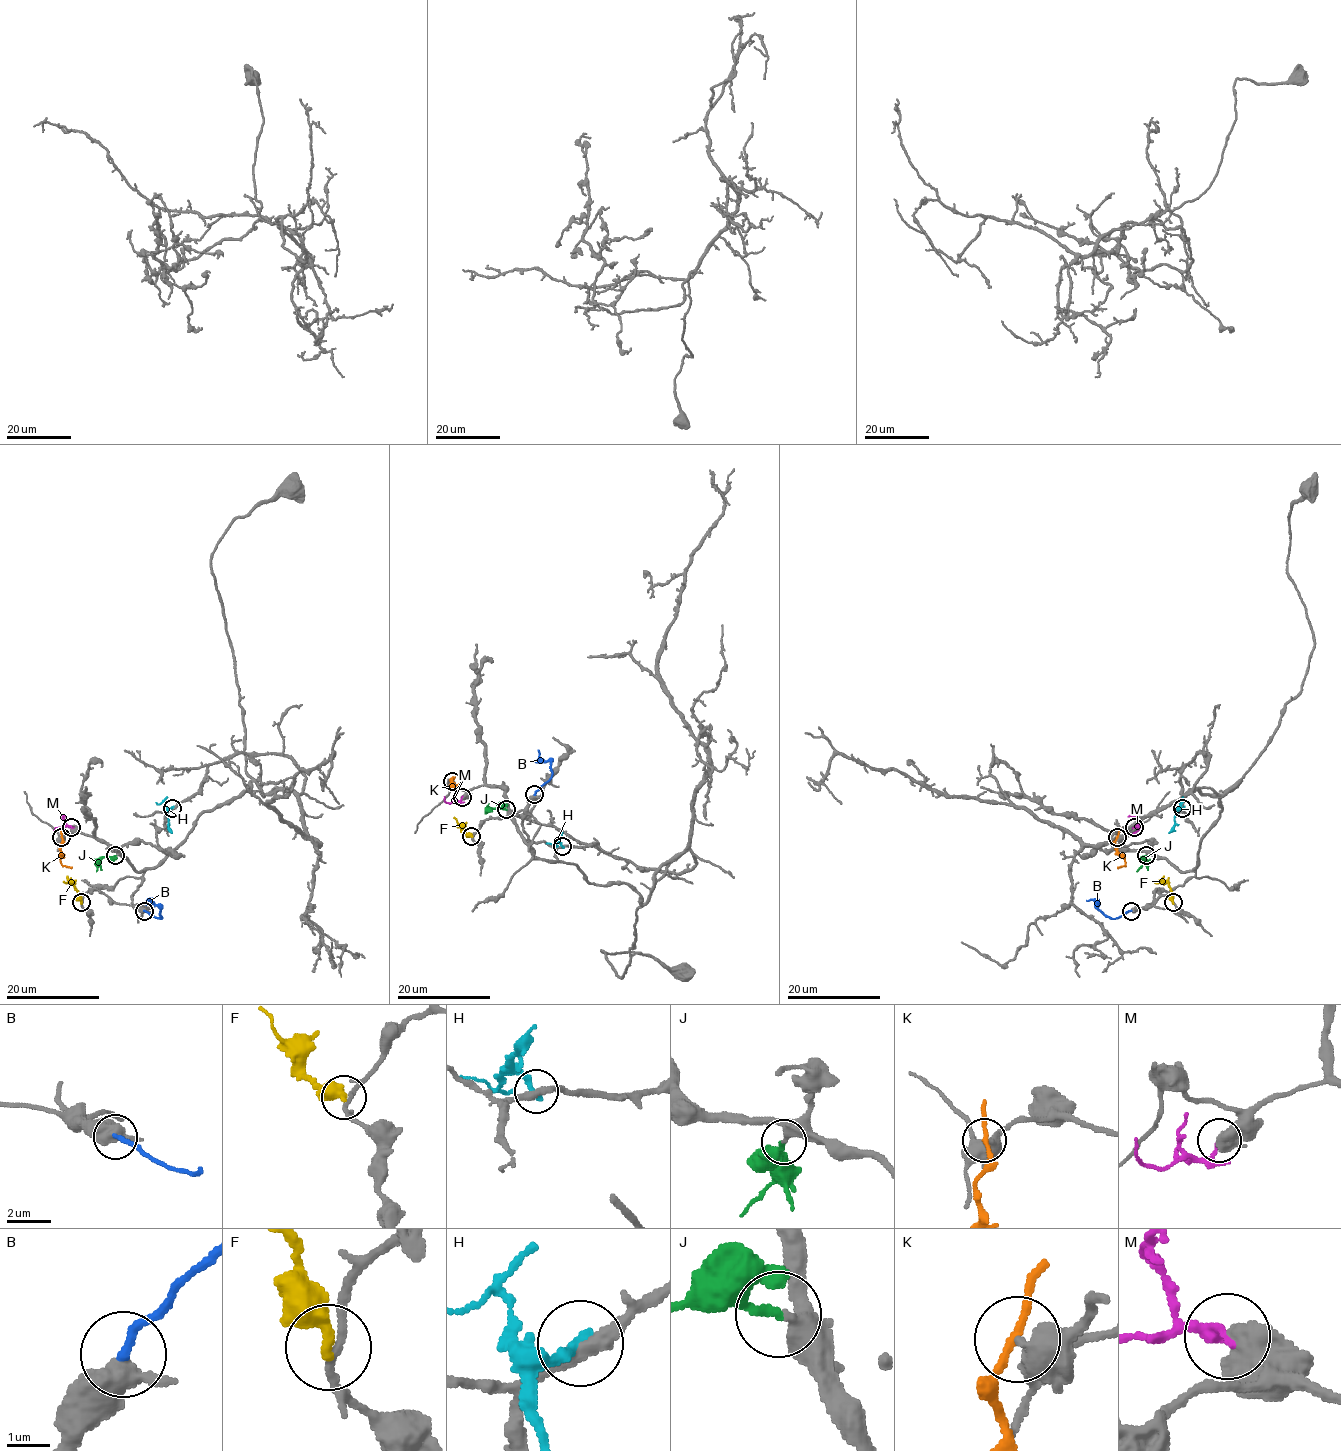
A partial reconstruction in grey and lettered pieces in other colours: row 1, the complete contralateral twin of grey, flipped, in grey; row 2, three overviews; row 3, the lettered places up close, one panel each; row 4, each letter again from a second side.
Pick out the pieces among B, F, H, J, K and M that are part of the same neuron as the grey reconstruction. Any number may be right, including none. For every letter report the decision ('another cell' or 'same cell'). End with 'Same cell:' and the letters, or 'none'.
B: same cell
F: another cell
H: another cell
J: same cell
K: another cell
M: another cell
Same cell: B, J

